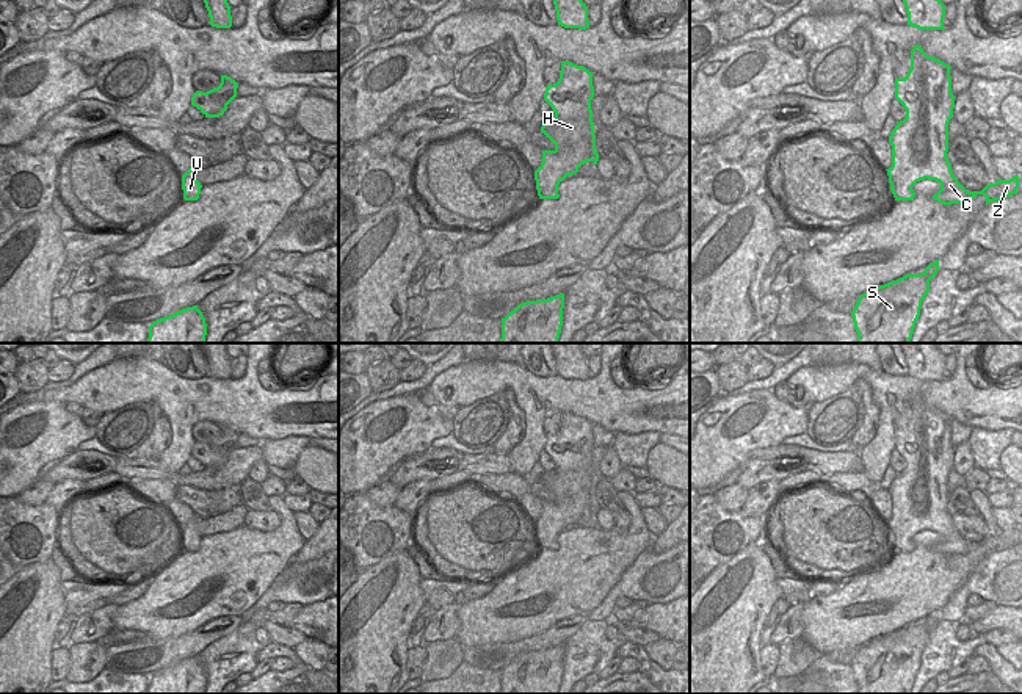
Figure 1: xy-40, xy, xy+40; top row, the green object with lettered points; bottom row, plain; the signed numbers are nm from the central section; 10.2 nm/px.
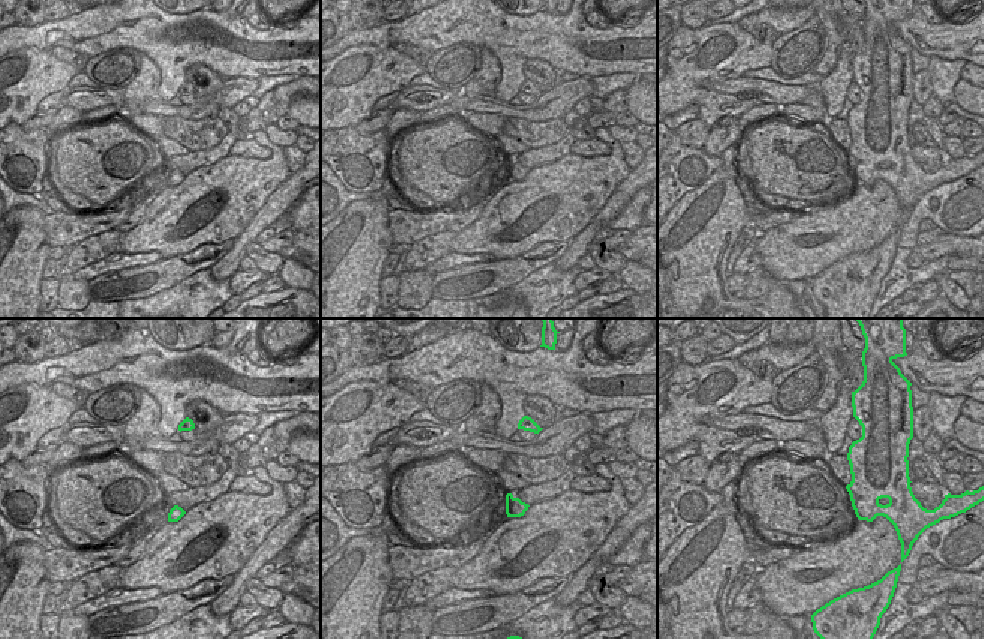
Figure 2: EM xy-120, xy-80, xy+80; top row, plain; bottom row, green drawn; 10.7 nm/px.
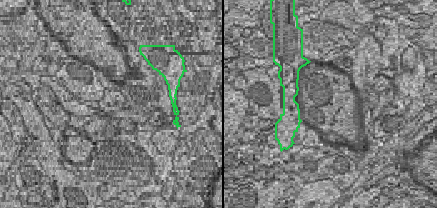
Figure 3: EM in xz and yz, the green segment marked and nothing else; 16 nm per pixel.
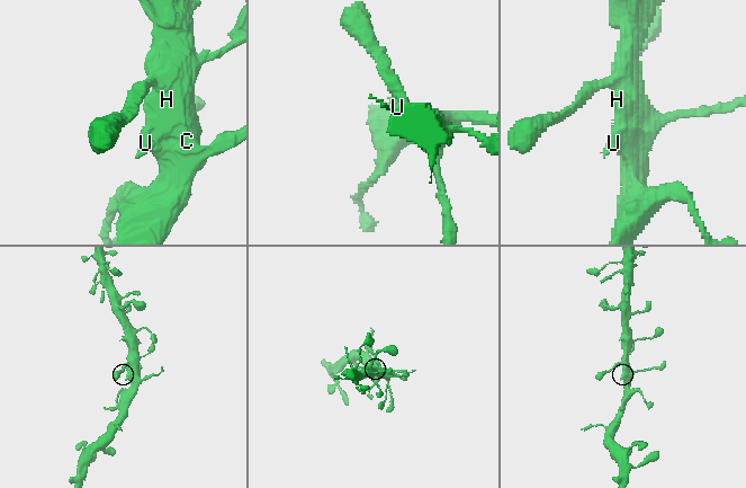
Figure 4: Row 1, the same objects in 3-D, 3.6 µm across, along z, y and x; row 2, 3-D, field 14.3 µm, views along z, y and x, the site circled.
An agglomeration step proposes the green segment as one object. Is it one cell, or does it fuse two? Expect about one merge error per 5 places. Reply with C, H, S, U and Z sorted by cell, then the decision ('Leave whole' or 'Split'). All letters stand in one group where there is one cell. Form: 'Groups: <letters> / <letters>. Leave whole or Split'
Groups: C H S U Z. Leave whole

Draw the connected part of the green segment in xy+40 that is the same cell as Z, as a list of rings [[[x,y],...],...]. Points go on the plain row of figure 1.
[[[914,396],[911,401],[911,420],[904,429],[895,429],[895,450],[906,461],[906,468],[897,473],[890,483],[889,493],[892,497],[892,517],[887,522],[890,542],[895,551],[914,551],[912,537],[920,531],[936,531],[940,540],[933,547],[934,551],[951,556],[966,555],[983,545],[986,556],[994,551],[1003,551],[1017,545],[1019,526],[1009,531],[997,531],[986,536],[981,542],[967,542],[953,526],[951,514],[948,512],[948,473],[953,468],[955,446],[951,443],[950,417],[944,412],[928,407],[922,396]]]

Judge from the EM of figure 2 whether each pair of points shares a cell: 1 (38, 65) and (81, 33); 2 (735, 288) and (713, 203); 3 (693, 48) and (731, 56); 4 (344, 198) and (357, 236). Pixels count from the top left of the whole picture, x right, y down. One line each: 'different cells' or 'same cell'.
1: different cells
2: different cells
3: same cell
4: different cells

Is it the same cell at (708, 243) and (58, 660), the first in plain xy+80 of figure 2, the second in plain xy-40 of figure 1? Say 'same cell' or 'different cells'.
different cells

